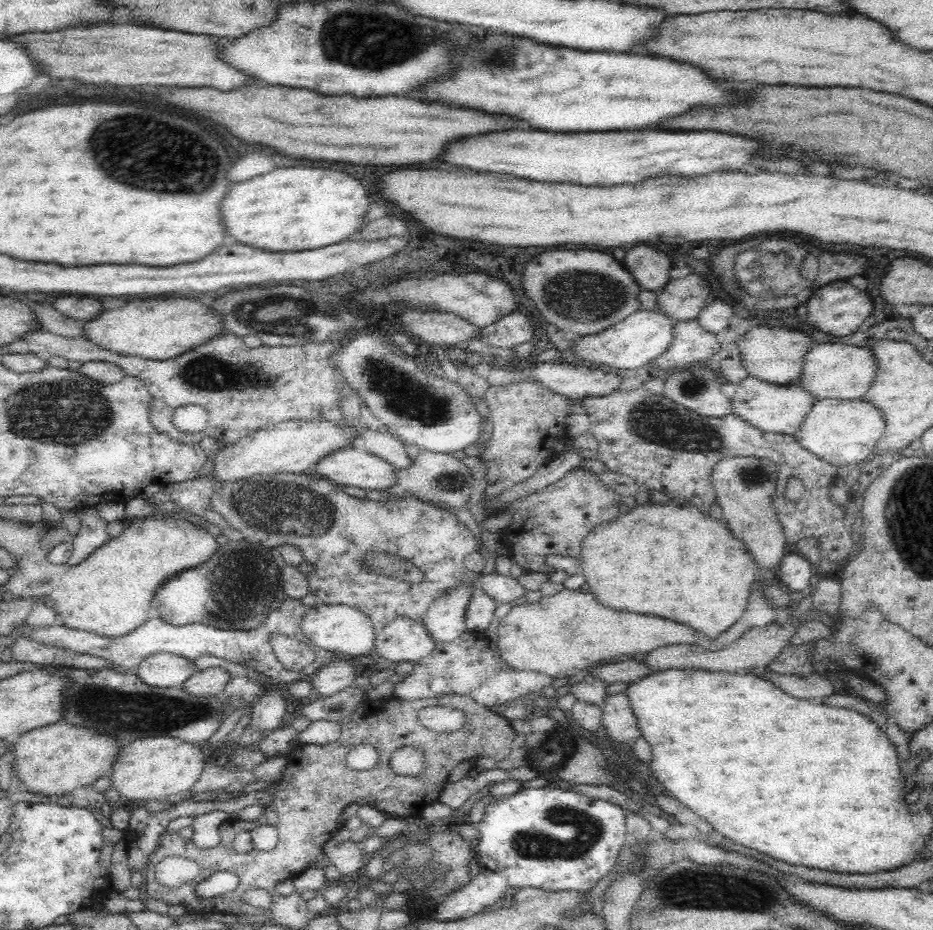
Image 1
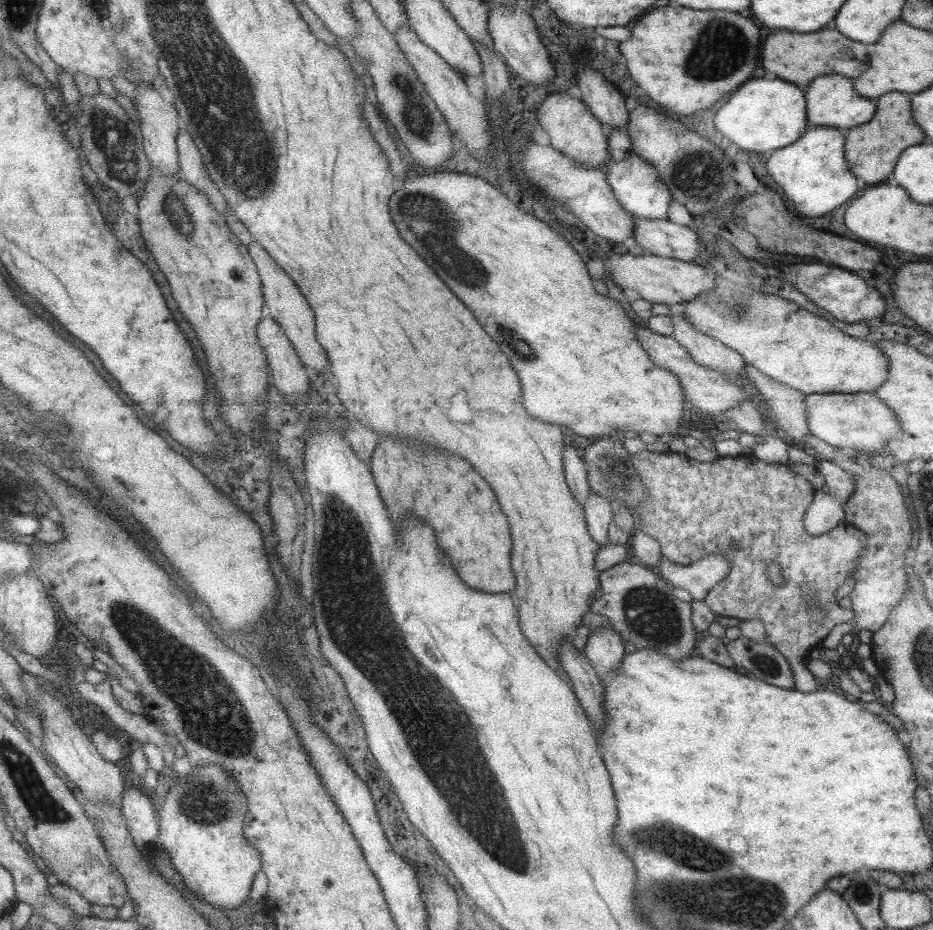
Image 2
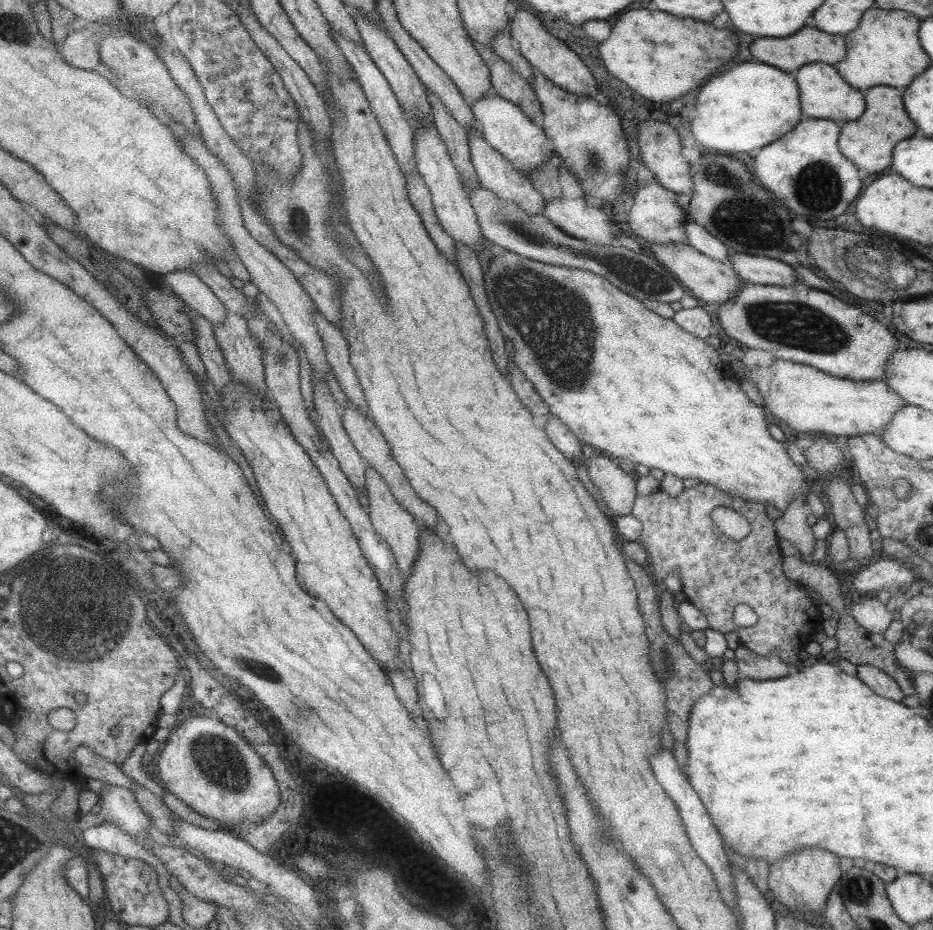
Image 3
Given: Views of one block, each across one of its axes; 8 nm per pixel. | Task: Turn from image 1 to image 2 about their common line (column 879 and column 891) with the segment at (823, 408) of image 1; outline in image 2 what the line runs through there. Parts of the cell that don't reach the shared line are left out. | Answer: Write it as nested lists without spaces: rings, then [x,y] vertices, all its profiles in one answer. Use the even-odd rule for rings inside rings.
[[[875,393],[807,394],[803,403],[809,434],[829,446],[848,452],[853,448],[856,452],[867,452],[868,455],[885,454],[885,444],[899,436],[899,419]]]

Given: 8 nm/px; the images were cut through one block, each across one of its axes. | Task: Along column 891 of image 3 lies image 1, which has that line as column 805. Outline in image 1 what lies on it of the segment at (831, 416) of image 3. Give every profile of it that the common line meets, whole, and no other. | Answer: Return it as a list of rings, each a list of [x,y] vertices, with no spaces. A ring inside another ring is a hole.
[[[746,375],[730,399],[731,412],[762,432],[793,435],[816,398],[799,384],[777,385]]]

